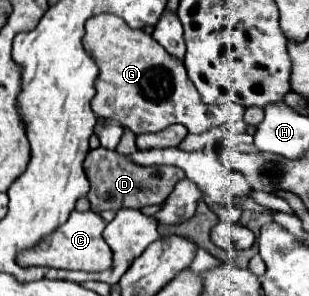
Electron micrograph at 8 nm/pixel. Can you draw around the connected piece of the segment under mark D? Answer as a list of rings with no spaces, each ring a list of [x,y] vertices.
[[[106,148],[90,150],[84,160],[84,170],[90,180],[88,200],[92,204],[92,210],[98,214],[102,210],[120,210],[120,208],[140,210],[150,204],[162,204],[168,198],[168,194],[174,190],[176,182],[184,178],[184,174],[180,174],[180,168],[138,166],[128,156],[122,156]]]

